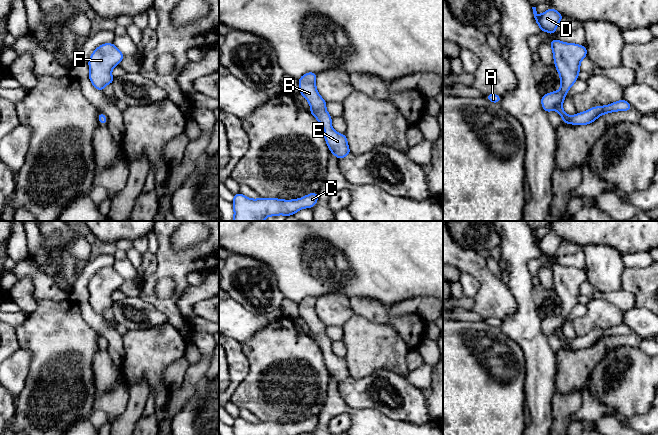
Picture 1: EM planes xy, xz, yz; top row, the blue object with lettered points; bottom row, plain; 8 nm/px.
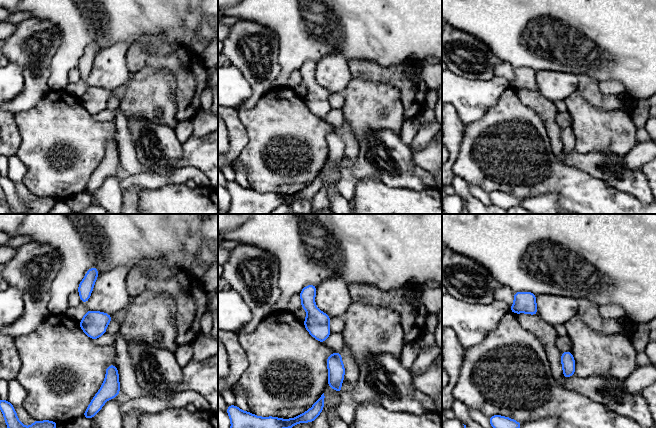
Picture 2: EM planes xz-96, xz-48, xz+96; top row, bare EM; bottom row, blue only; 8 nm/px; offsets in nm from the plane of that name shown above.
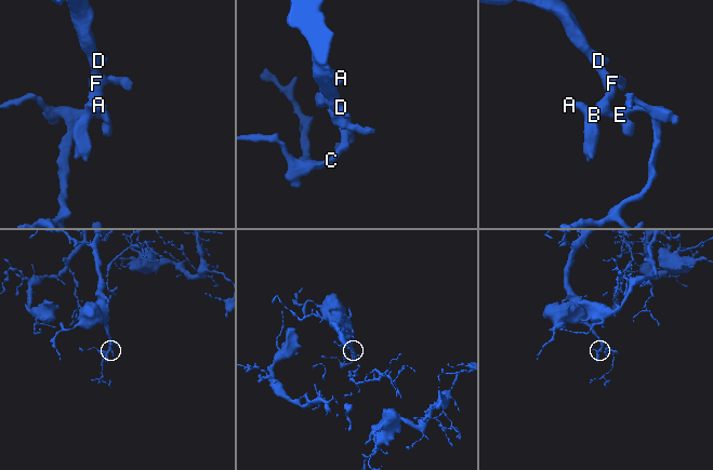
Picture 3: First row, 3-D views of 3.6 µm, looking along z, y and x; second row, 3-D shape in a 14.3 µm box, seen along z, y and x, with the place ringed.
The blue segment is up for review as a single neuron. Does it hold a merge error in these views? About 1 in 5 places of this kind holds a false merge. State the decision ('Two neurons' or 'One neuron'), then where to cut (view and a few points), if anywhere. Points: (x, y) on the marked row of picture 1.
One neuron. No split

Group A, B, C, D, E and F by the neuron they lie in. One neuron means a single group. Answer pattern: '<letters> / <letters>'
A B C D E F

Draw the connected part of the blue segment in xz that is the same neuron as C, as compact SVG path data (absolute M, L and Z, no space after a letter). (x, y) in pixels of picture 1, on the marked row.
M318 192L294 200L277 198L250 199L241 193L236 193L232 201L234 209L232 221L263 221L269 216L290 216L303 208L314 207L317 200Z

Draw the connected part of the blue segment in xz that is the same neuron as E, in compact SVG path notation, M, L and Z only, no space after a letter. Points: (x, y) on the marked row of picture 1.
M308 72L301 76L299 81L299 93L305 97L310 104L310 113L319 121L325 129L324 137L331 153L336 158L342 159L350 155L347 137L345 134L337 133L332 127L332 117L326 111L327 102L320 96L316 89L316 76L314 72Z

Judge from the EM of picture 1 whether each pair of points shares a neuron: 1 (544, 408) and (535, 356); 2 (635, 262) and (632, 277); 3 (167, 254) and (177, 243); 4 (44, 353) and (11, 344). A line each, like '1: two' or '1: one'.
1: one
2: two
3: two
4: two

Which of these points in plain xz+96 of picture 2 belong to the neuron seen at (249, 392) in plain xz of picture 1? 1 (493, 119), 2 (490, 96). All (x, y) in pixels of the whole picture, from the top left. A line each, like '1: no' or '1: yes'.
1: yes
2: no

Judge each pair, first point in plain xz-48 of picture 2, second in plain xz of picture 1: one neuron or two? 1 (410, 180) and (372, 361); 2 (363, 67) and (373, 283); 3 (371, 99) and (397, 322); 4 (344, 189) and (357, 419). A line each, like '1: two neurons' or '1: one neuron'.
1: two neurons
2: two neurons
3: two neurons
4: two neurons

